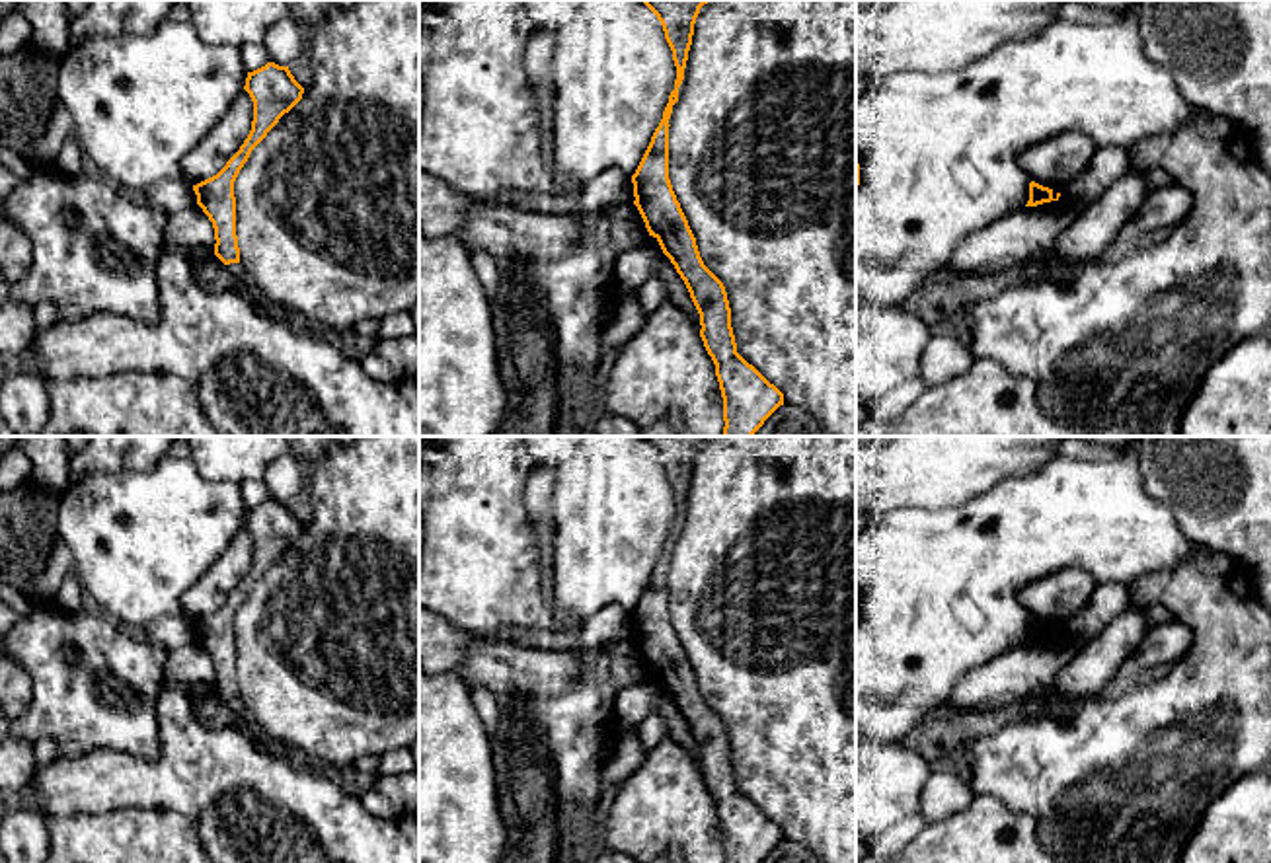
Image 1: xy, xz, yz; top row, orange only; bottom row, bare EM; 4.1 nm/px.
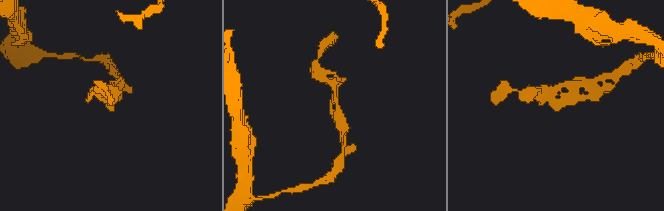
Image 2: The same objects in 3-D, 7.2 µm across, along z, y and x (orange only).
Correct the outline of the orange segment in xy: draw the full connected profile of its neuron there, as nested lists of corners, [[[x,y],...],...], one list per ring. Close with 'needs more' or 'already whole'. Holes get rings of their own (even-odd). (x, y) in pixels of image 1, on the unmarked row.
[[[275,499],[248,508],[244,526],[253,538],[253,557],[248,575],[216,612],[193,621],[197,641],[214,664],[214,692],[224,701],[240,699],[234,618],[251,586],[304,530],[304,524],[294,516],[289,503]]] | already whole

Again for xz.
[[[639,436],[661,458],[676,503],[674,526],[651,579],[632,612],[634,641],[649,672],[671,695],[700,750],[700,773],[715,801],[725,863],[762,863],[784,842],[784,830],[739,789],[723,719],[704,701],[696,674],[669,616],[669,555],[684,516],[694,460],[710,436]]] | already whole

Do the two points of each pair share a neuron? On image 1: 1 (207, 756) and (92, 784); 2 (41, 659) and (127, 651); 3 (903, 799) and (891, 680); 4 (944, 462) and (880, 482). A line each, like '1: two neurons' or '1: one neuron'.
1: one neuron
2: one neuron
3: two neurons
4: one neuron

